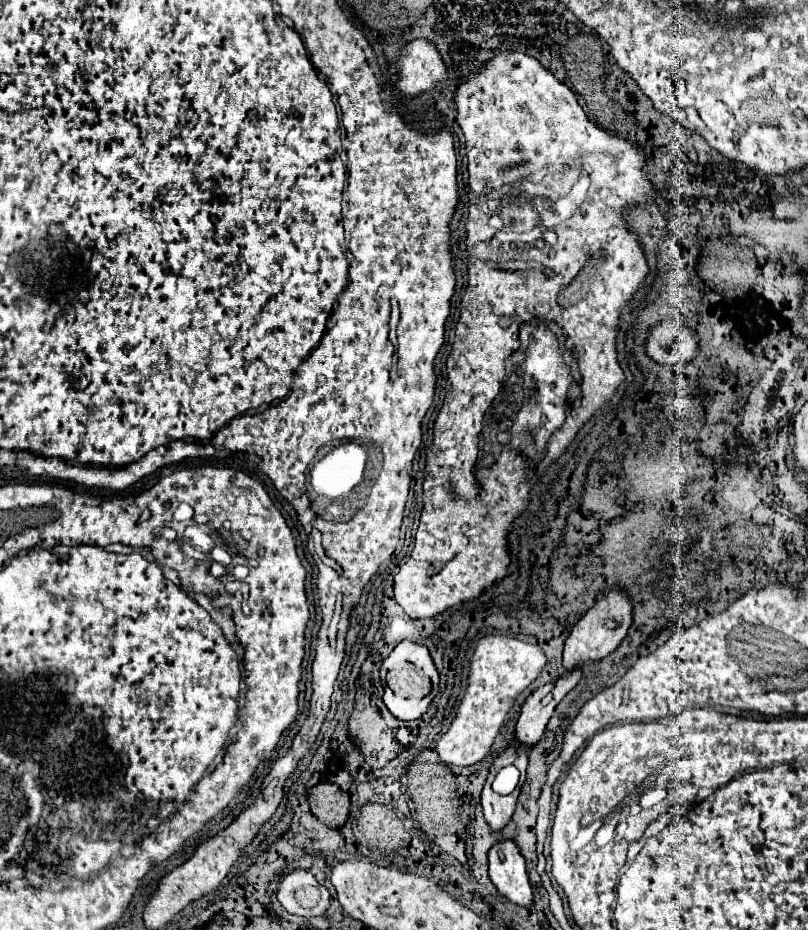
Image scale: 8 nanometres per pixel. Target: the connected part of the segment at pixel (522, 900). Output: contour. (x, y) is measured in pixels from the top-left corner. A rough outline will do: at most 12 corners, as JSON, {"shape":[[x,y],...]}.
{"shape":[[513,841],[489,851],[489,877],[515,905],[531,907],[533,891]]}

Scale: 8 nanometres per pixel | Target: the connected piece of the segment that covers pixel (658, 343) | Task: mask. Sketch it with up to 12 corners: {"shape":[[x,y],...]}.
{"shape":[[663,321],[647,339],[657,363],[679,365],[697,351],[695,333]]}

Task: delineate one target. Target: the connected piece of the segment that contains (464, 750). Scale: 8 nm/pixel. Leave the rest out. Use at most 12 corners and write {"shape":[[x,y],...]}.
{"shape":[[477,643],[469,687],[437,753],[471,767],[545,669],[539,645]]}

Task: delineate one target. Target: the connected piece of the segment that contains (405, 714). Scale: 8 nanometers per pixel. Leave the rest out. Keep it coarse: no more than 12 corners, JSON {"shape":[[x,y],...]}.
{"shape":[[385,685],[383,703],[397,719],[415,721],[417,713],[415,697],[397,697]]}

